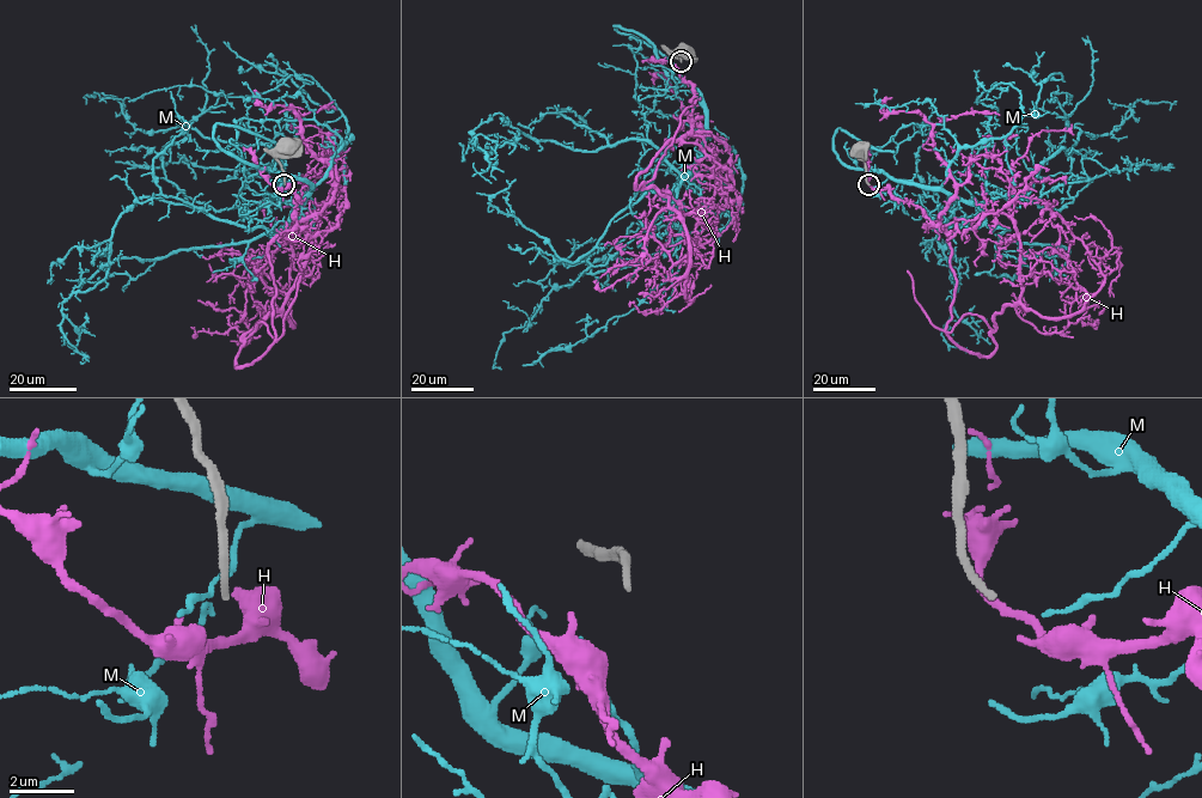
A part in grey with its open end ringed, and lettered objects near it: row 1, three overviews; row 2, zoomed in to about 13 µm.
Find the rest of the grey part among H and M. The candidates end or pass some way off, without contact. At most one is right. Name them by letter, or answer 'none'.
M

